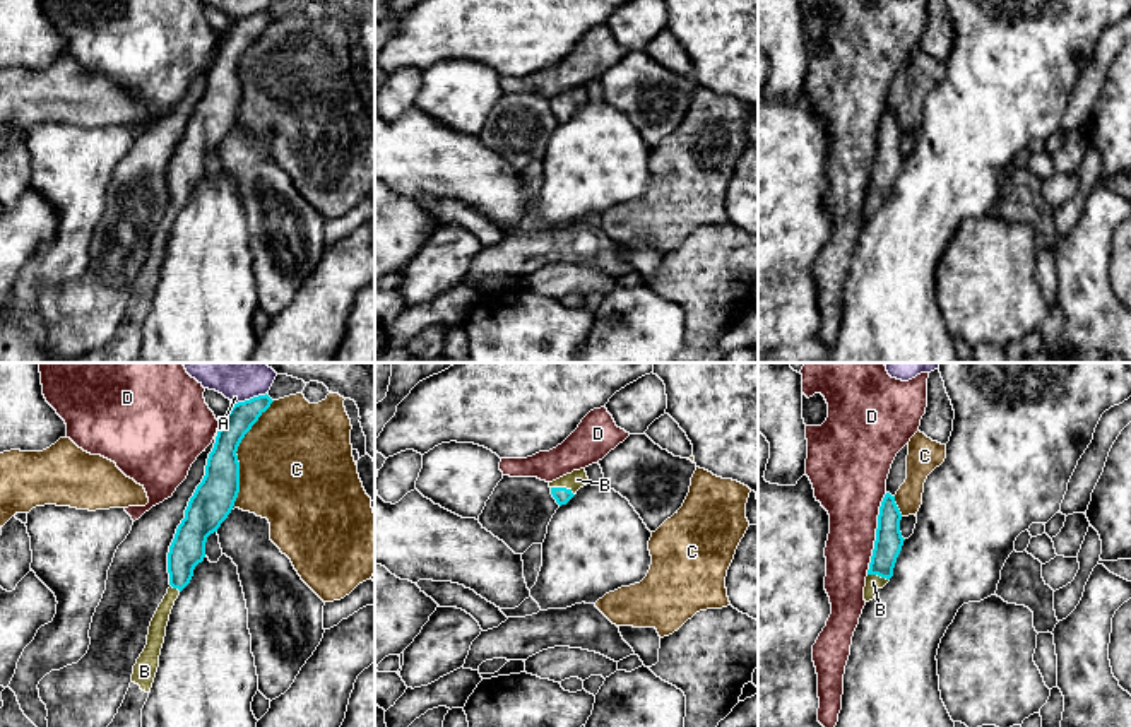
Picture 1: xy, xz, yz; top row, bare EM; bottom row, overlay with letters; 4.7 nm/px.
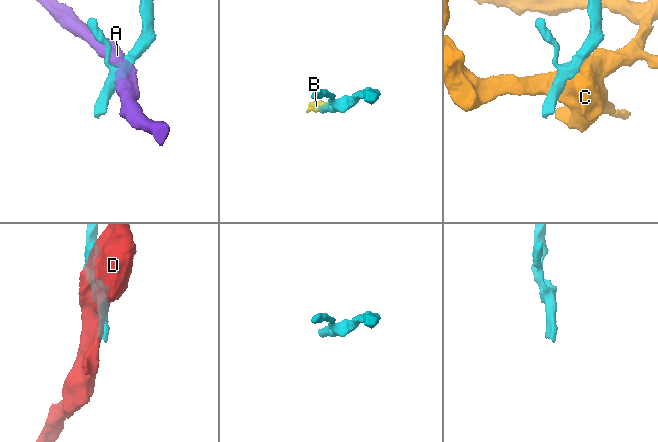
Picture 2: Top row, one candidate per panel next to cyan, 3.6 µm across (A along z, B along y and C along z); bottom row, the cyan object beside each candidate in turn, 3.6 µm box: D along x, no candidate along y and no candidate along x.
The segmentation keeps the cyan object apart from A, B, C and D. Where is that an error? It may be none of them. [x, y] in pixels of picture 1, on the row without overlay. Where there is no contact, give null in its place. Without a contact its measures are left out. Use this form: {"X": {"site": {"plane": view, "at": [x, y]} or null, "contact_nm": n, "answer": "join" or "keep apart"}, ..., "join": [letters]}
{"A": {"site": {"plane": "xy", "at": [250, 16]}, "contact_nm": 160, "answer": "keep apart"}, "B": {"site": {"plane": "xz", "at": [563, 105]}, "contact_nm": 120, "answer": "join"}, "C": {"site": {"plane": "xy", "at": [236, 72]}, "contact_nm": 550, "answer": "keep apart"}, "D": {"site": {"plane": "yz", "at": [876, 151]}, "contact_nm": 400, "answer": "keep apart"}, "join": ["B"]}

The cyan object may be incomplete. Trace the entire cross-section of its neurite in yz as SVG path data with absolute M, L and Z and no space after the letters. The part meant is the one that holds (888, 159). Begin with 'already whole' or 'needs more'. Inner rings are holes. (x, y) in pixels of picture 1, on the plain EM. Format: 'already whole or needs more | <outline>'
needs more | M886 109L879 123L876 157L866 193L866 219L873 217L876 207L883 205L893 193L893 185L905 157L900 149L900 137L902 130L895 113Z

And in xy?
needs more | M265 10L234 21L222 38L205 92L197 103L176 145L168 169L169 205L159 221L147 251L147 262L133 282L132 299L113 339L68 363L139 363L142 351L142 325L149 315L159 272L166 253L171 226L180 209L190 200L193 186L205 174L207 154L231 130L240 109L238 63L258 34L274 17Z

